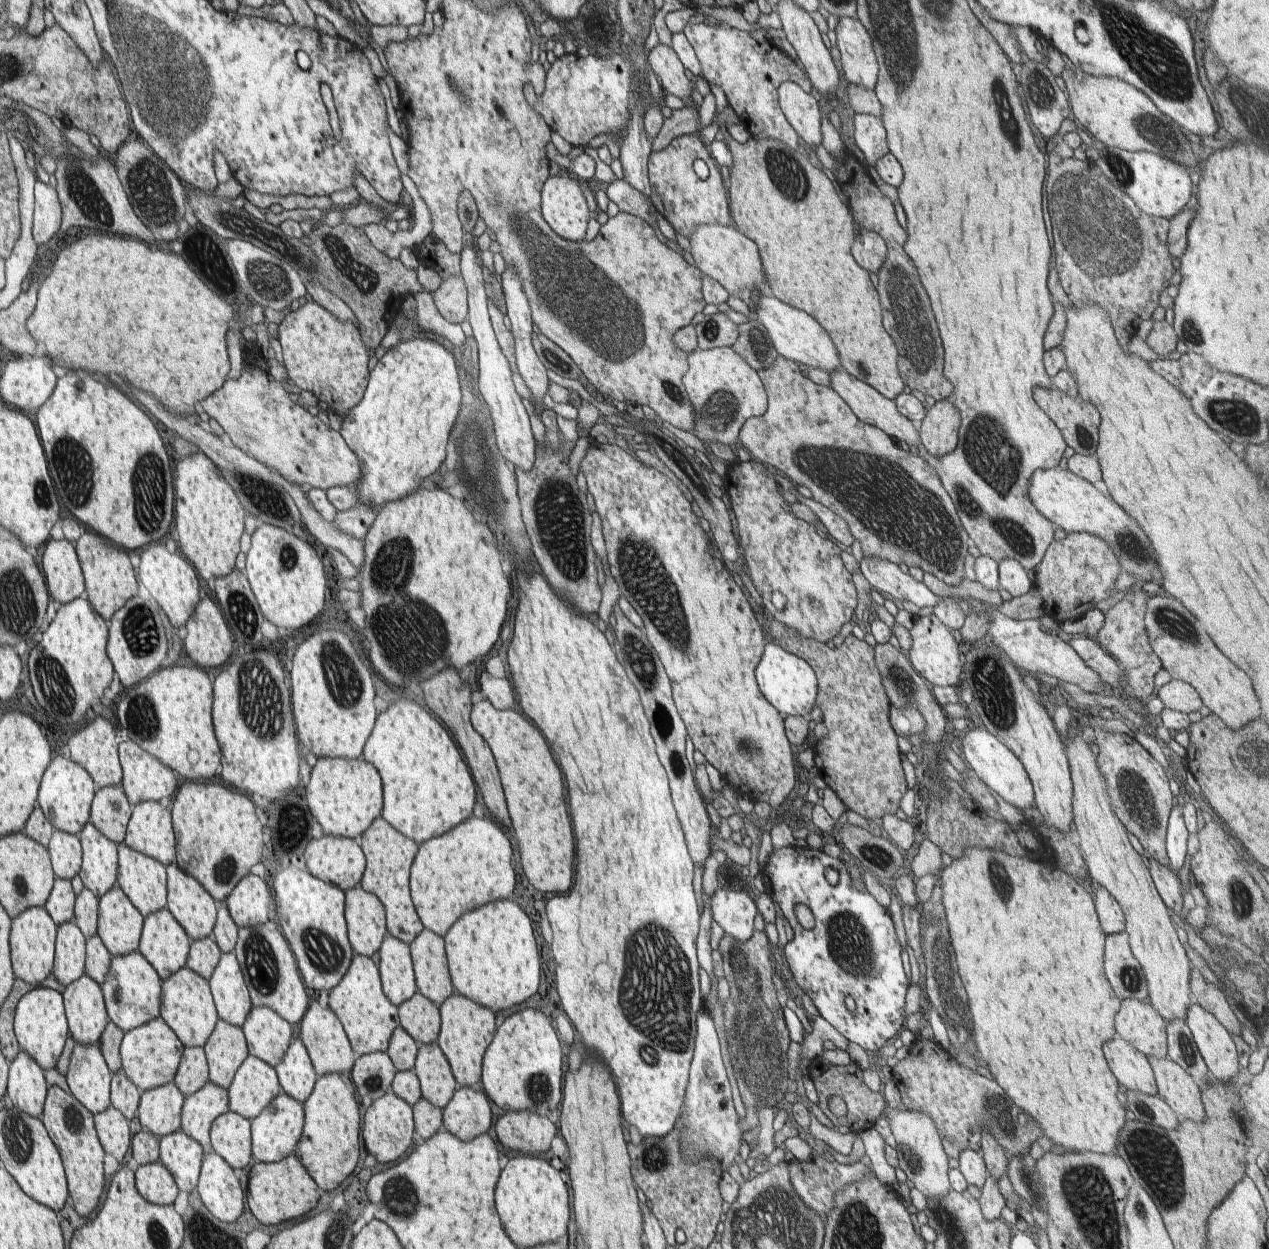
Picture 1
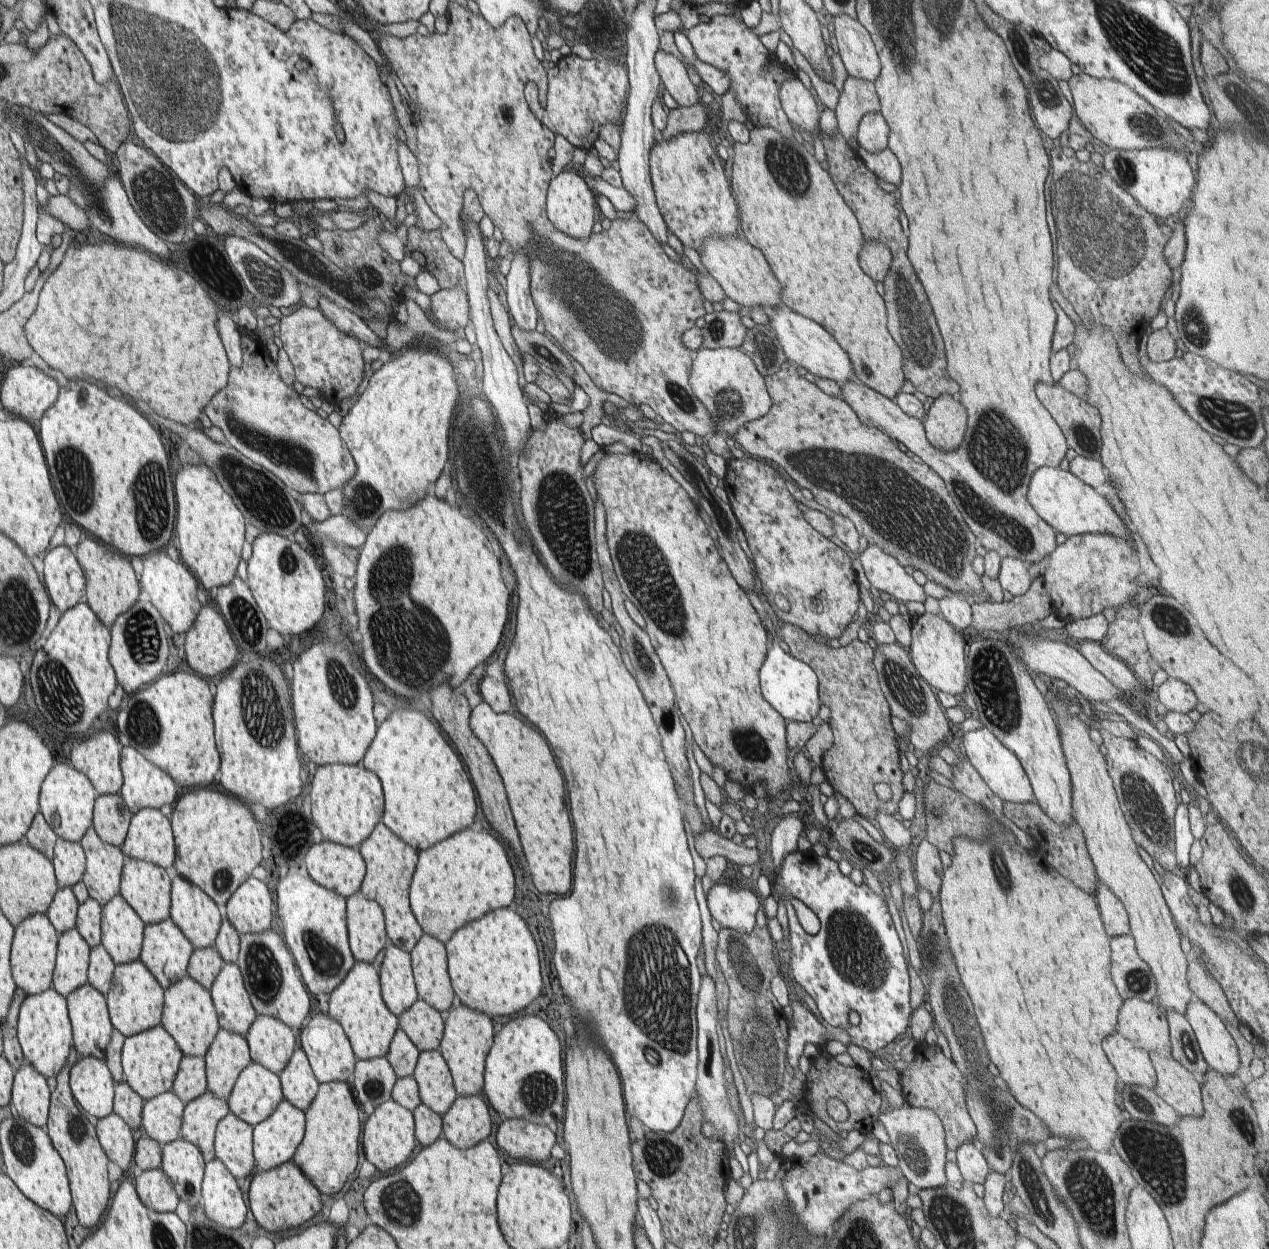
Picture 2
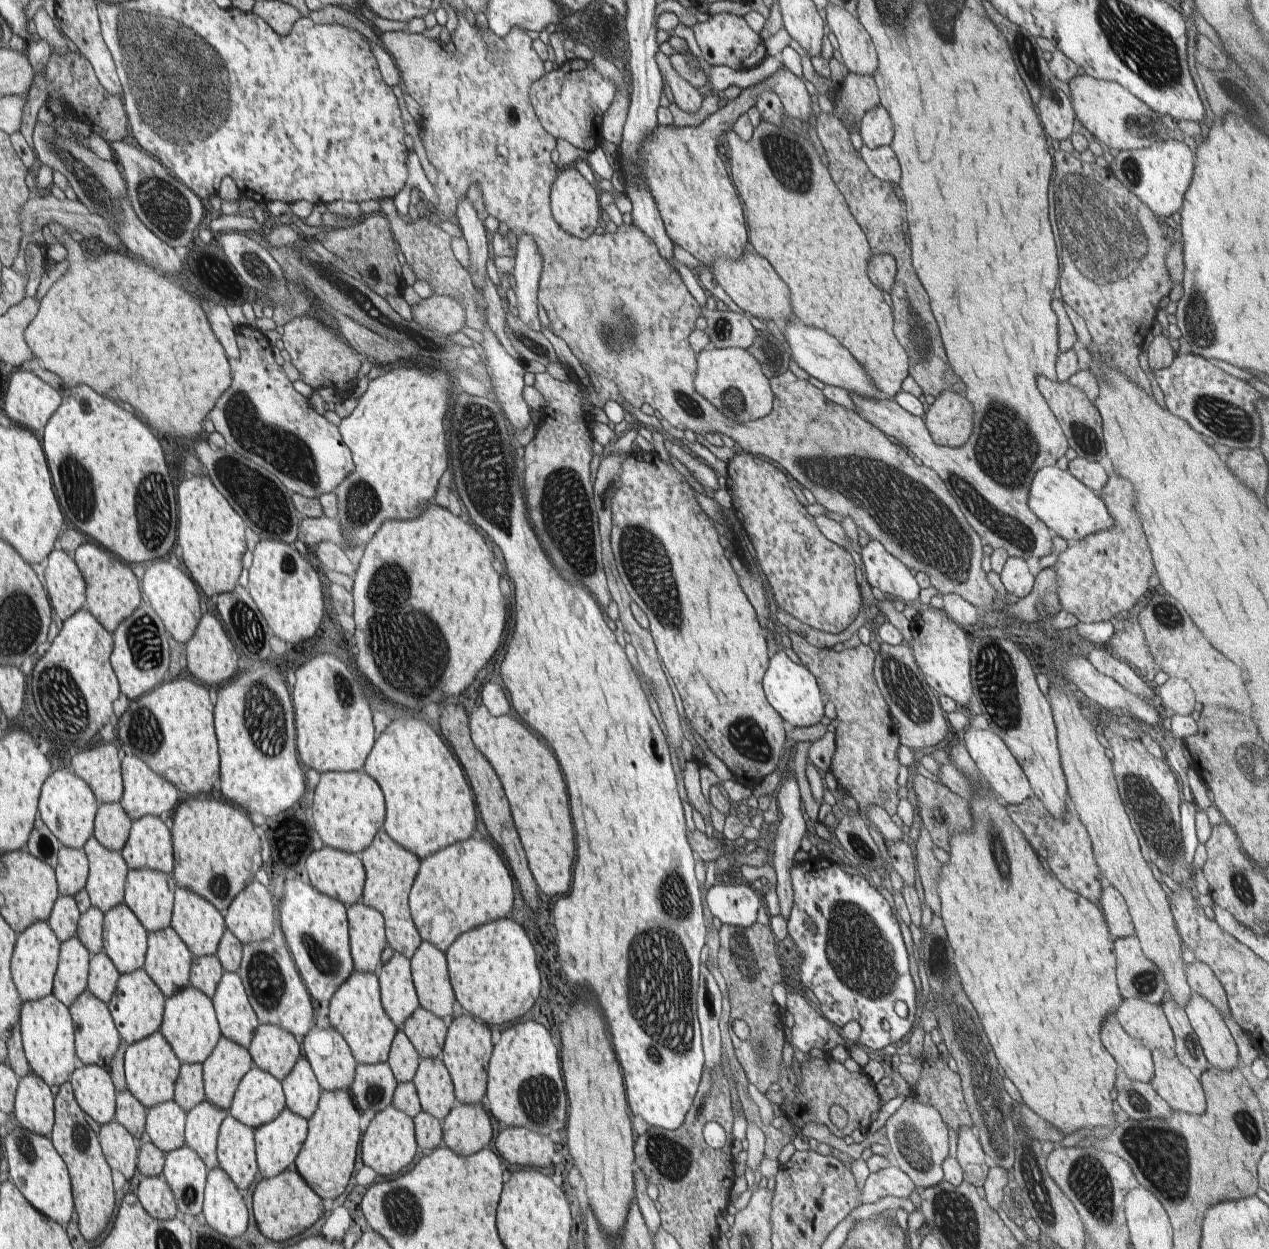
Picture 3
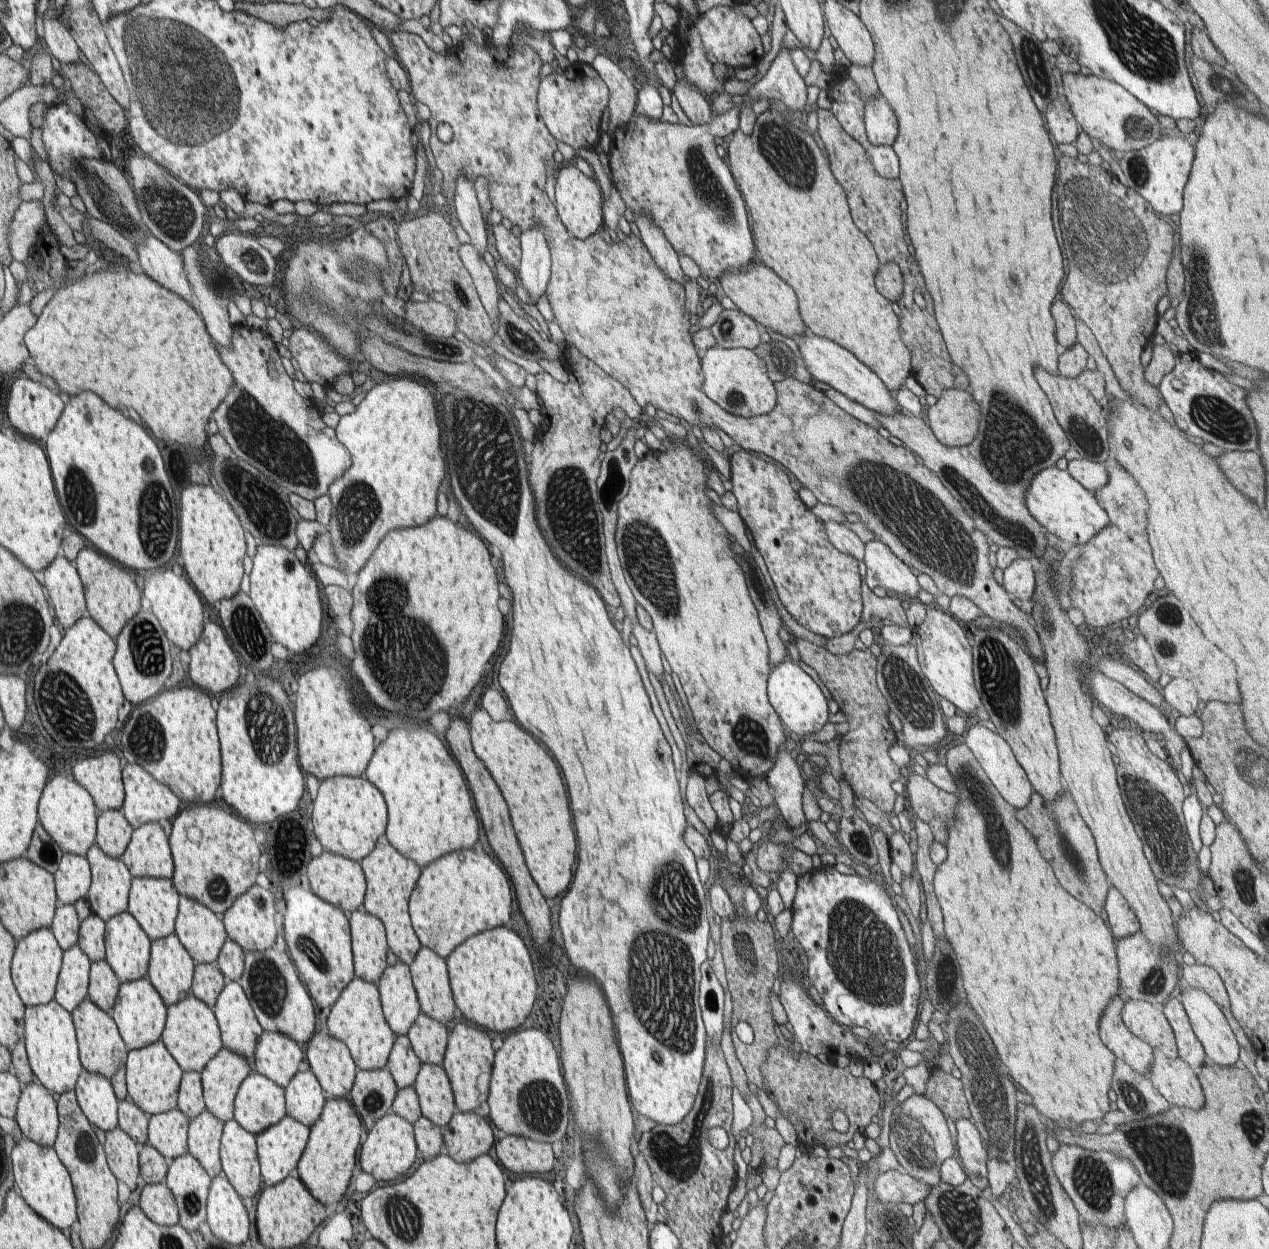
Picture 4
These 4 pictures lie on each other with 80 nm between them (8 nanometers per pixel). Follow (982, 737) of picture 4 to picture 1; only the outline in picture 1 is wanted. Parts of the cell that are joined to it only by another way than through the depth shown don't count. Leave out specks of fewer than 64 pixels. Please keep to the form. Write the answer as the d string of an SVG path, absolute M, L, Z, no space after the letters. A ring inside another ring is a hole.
M971 727L960 734L955 743L967 766L988 786L994 795L998 794L1006 803L1020 811L1028 810L1035 805L1033 786L1022 762L988 730Z

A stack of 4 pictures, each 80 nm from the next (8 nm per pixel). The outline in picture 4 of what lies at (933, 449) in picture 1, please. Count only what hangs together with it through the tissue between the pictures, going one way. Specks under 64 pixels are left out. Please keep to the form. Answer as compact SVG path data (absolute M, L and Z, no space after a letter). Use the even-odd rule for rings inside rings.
M948 389L928 410L929 426L936 438L949 447L970 444L978 434L980 406L960 389Z

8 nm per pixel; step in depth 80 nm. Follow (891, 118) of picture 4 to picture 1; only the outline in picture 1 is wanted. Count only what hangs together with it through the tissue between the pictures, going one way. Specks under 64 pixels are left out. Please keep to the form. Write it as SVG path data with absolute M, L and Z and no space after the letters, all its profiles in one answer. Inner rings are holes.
M857 114L855 120L855 144L864 153L868 170L873 172L873 164L889 152L887 132L881 117Z

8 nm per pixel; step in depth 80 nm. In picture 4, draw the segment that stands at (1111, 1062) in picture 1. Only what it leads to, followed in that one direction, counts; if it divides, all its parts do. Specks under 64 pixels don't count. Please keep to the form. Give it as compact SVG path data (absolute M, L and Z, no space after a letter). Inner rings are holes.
M1118 994L1106 1006L1099 1022L1099 1035L1102 1042L1138 1073L1148 1075L1153 1064L1154 1049L1138 1038L1124 1024L1122 1018L1125 1001Z

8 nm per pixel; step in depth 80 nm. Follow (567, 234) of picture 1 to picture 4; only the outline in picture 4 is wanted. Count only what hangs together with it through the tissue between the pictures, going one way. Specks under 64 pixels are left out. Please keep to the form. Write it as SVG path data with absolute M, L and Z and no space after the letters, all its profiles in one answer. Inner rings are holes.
M574 161L563 163L556 174L555 197L557 213L561 217L563 225L568 229L568 232L576 238L583 239L591 237L594 233L598 233L598 228L604 225L602 215L602 205L604 198L600 186L595 178L588 177L582 173Z

